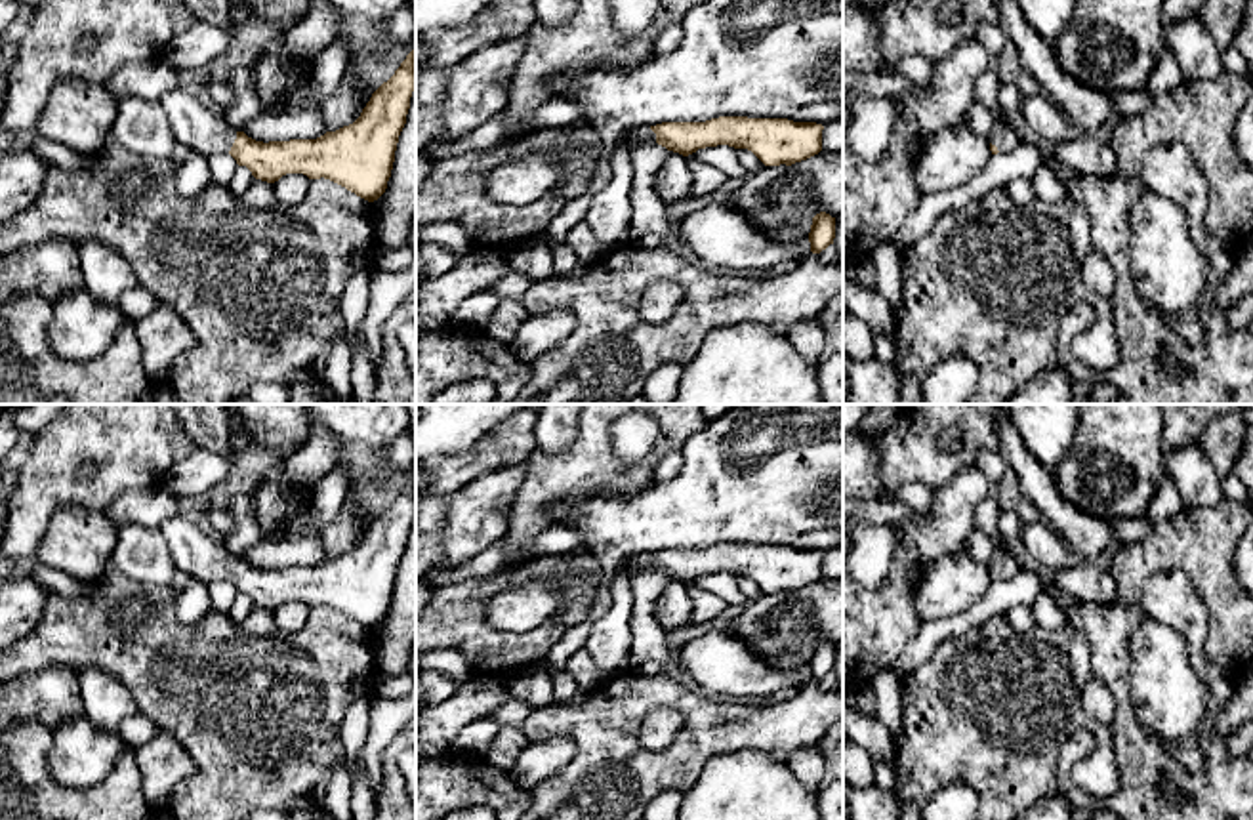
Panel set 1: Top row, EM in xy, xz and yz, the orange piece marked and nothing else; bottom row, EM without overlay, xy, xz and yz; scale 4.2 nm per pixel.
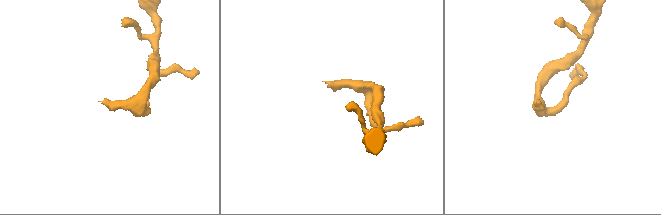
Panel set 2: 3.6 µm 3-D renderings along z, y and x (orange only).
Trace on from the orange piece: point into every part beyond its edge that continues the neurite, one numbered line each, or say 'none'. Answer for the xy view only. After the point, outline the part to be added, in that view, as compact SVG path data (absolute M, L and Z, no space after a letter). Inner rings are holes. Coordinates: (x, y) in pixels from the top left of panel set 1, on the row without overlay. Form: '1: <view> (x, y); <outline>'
1: xy (206, 559); M175 515L158 526L164 536L175 566L202 584L231 578L236 559L223 542L210 538L200 526Z

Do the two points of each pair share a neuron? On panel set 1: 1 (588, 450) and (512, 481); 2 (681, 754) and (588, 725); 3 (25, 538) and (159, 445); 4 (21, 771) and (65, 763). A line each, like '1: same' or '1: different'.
1: different
2: same
3: same
4: different

